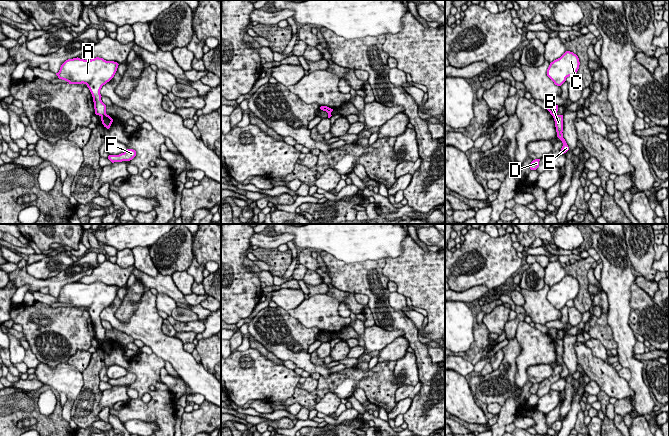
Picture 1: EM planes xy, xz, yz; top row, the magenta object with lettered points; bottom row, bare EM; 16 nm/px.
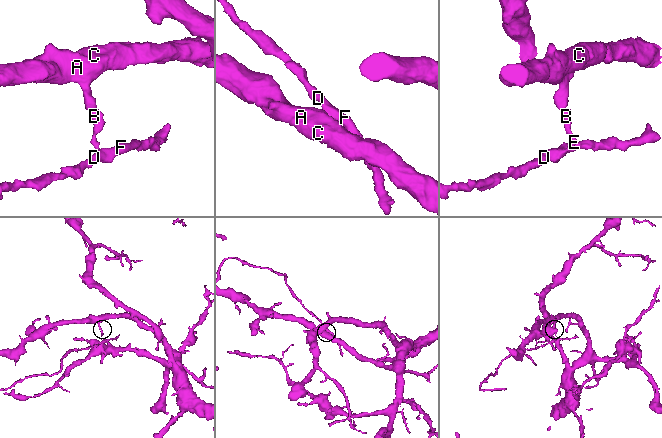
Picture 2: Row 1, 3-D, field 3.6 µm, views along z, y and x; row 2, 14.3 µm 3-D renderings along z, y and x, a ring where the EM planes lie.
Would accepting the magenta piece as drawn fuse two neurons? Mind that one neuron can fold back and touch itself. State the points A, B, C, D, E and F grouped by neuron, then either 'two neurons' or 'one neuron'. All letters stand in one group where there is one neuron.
A C / B D E F; two neurons

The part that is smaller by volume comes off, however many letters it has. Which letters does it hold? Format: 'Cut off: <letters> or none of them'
Cut off: B, D, E, F

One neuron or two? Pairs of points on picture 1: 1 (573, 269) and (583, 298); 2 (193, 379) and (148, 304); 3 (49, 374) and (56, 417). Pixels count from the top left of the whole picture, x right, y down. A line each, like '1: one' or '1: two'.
1: one
2: one
3: two

